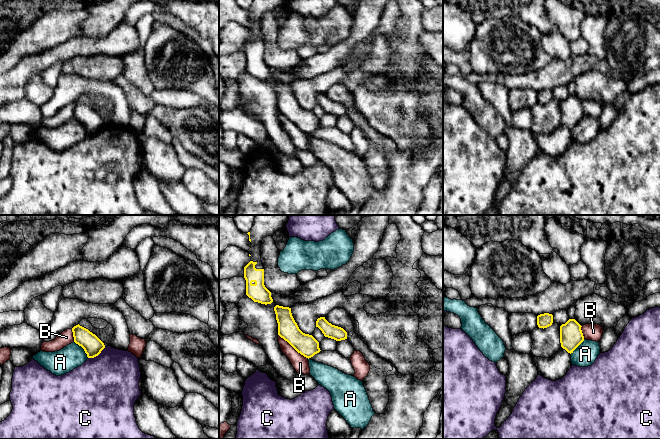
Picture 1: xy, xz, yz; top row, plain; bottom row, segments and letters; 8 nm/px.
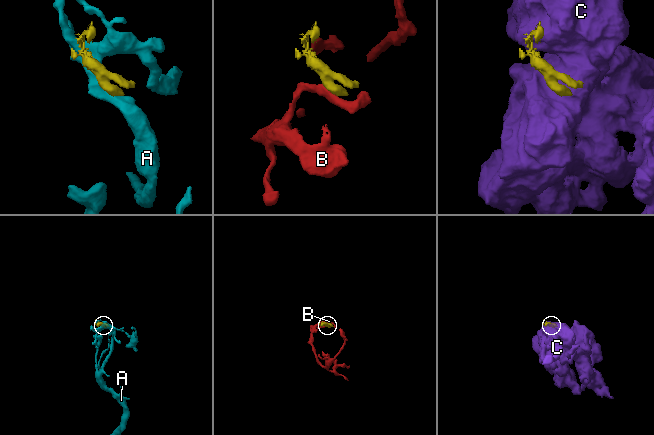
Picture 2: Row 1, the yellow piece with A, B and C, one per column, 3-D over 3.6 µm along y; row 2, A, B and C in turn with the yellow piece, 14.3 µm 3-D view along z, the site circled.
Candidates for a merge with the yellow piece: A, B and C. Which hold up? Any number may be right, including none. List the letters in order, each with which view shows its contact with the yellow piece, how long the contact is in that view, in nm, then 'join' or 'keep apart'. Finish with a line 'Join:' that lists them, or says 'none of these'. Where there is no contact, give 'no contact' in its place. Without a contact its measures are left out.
A: contact in xy; length 180 nm; keep apart
B: contact in xz; length 300 nm; keep apart
C: contact in xy; length 170 nm; keep apart
Join: none of these

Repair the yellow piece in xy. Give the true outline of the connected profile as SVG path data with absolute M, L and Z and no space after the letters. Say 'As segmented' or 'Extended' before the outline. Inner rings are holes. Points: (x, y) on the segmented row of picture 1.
As segmented. M79 324L72 328L74 342L81 346L88 358L98 356L105 348L104 343L88 329Z

